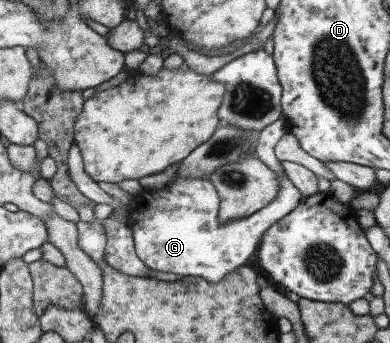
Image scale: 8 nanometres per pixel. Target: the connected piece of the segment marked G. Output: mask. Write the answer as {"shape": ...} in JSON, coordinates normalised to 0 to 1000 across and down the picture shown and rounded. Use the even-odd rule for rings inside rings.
{"shape":[[[708,347],[667,379],[656,452],[692,487],[713,531],[713,563],[685,601],[626,638],[559,653],[562,583],[554,554],[518,519],[449,513],[408,554],[364,557],[344,574],[326,615],[346,743],[390,790],[444,793],[451,805],[513,808],[559,822],[587,793],[628,770],[651,741],[682,671],[769,592],[769,560],[728,513],[721,472],[705,458],[703,423],[736,385],[733,347]]]}

